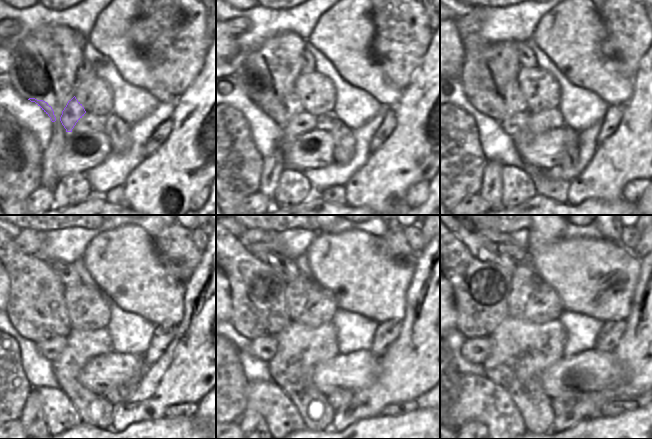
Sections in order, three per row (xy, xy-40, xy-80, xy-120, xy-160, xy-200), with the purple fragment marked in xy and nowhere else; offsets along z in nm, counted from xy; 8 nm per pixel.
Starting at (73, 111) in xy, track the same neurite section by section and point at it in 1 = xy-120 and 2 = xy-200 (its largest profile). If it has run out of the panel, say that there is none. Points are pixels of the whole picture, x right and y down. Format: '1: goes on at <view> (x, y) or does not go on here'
1: goes on at xy-120 (35, 309)
2: goes on at xy-200 (481, 289)

